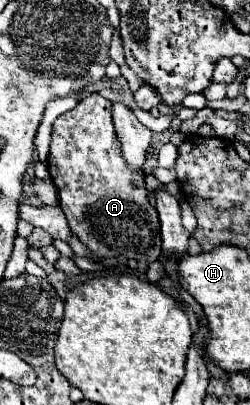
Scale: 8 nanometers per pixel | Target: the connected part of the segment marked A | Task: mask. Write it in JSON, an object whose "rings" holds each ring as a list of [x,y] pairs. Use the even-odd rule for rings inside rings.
{"rings":[[[97,93],[87,95],[73,111],[59,115],[53,123],[51,133],[51,153],[49,153],[49,173],[57,187],[59,205],[69,221],[71,231],[99,257],[127,257],[143,263],[153,263],[161,257],[161,233],[159,217],[153,205],[149,205],[145,175],[135,173],[123,161],[119,141],[115,137],[113,119],[111,119],[111,101],[103,99]]]}

